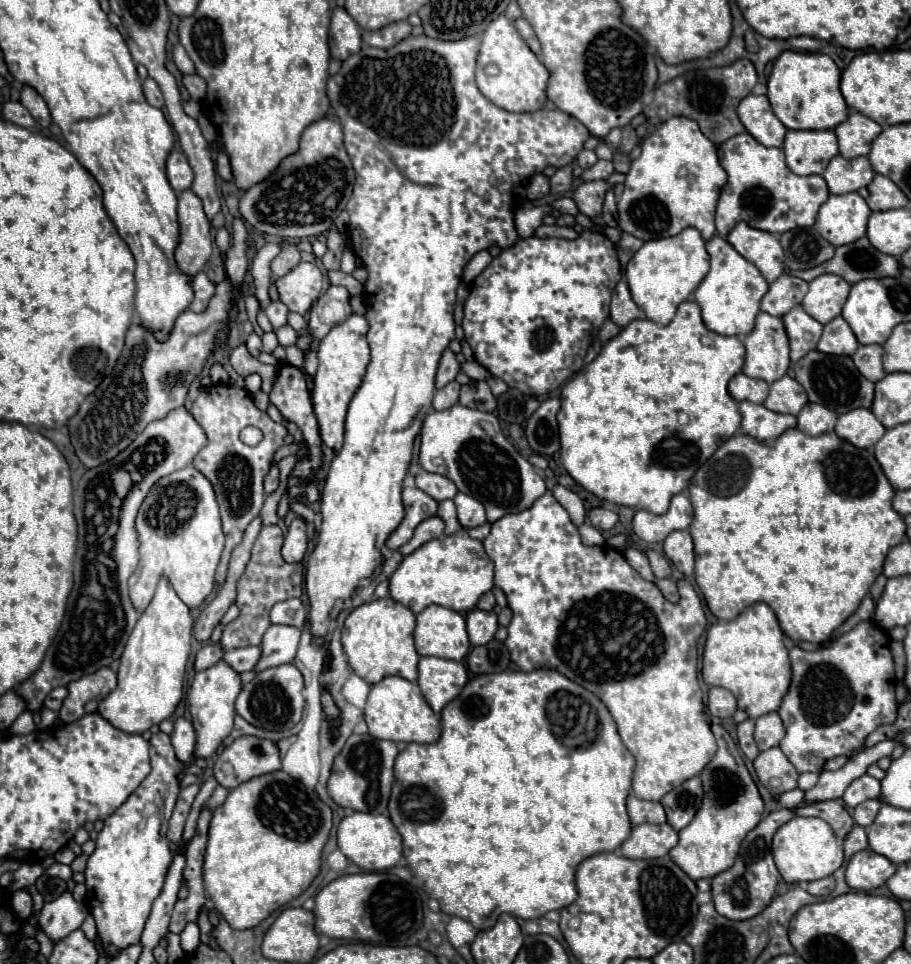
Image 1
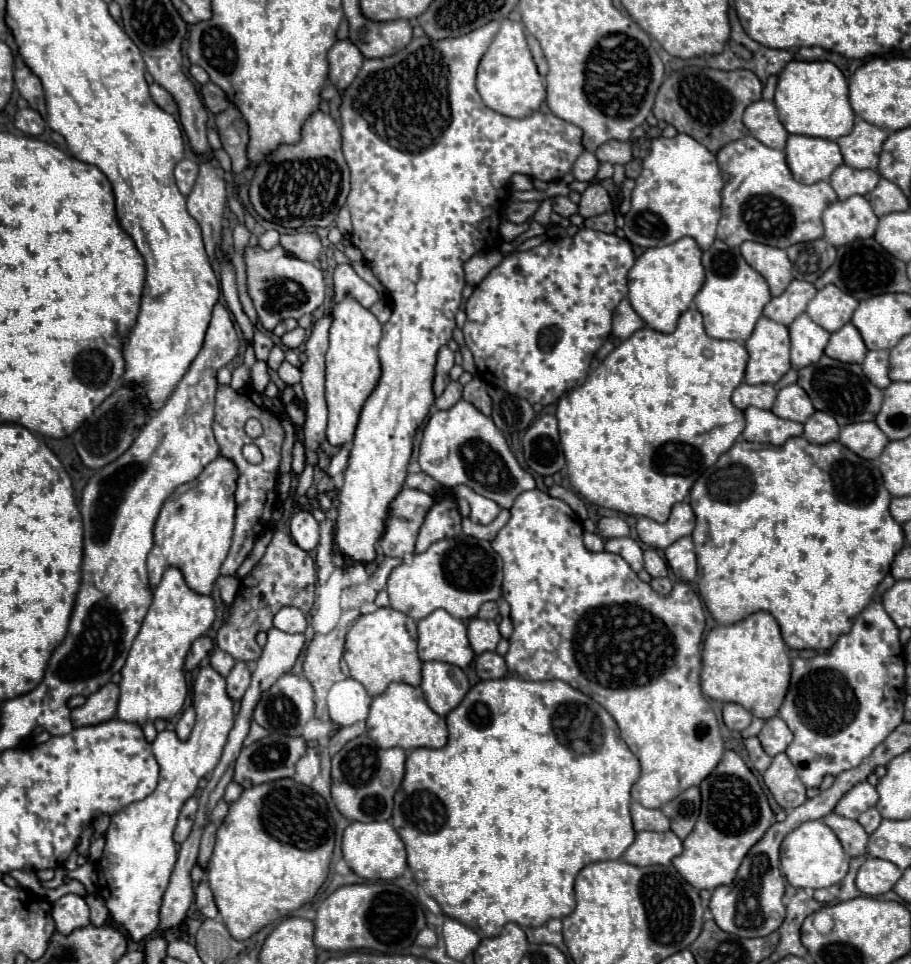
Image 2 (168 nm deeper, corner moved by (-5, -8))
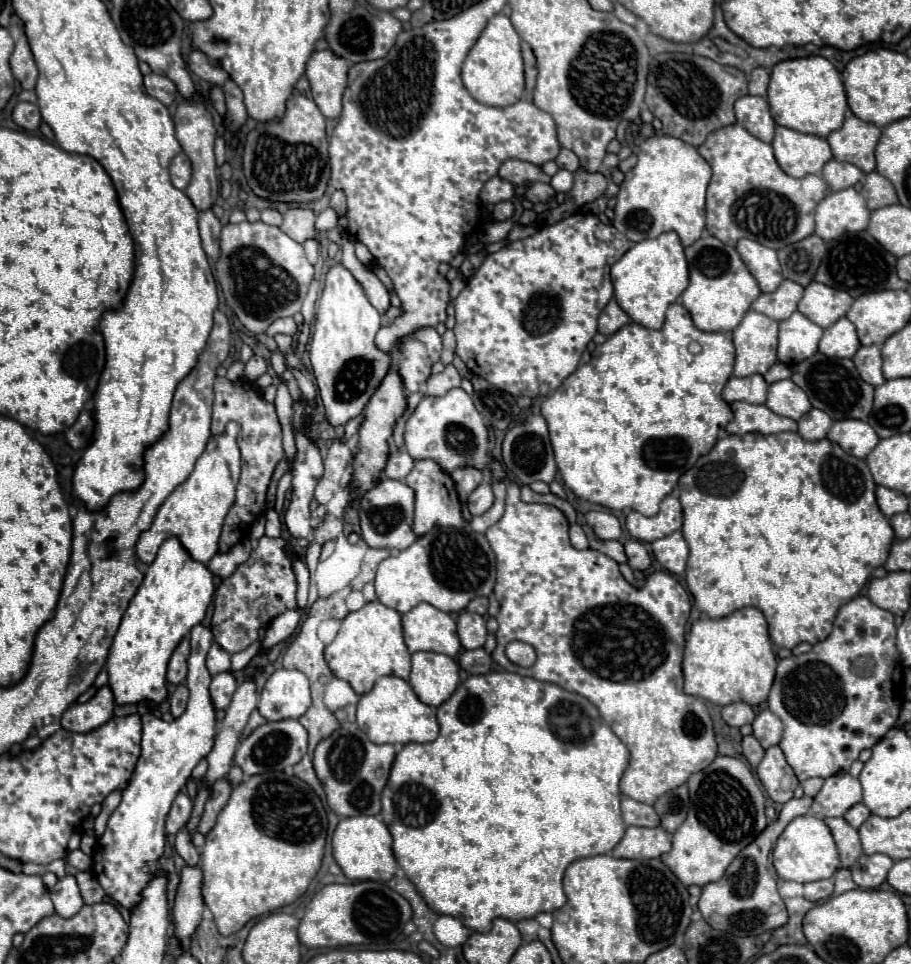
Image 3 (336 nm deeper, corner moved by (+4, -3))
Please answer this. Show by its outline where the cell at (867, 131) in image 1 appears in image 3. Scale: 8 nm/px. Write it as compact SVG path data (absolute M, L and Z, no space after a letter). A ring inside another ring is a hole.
M847 115L843 127L833 131L827 141L837 161L853 163L855 167L861 167L863 173L871 173L875 169L873 153L879 137L879 127L857 119L855 115Z

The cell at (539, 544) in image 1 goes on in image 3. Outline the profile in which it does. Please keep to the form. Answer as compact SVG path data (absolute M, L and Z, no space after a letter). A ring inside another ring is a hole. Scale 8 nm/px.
M507 483L505 513L485 533L497 557L497 583L493 592L501 603L493 661L507 671L585 695L631 753L629 767L621 777L621 793L653 805L665 791L687 783L689 775L703 771L717 755L713 723L703 699L683 693L681 663L691 599L685 587L665 571L649 575L641 589L631 587L611 557L595 549L577 551L569 543L567 527L569 521L563 511L553 505L523 503L519 497L519 483ZM515 639L529 643L535 649L537 661L533 667L517 667L505 657L505 645Z

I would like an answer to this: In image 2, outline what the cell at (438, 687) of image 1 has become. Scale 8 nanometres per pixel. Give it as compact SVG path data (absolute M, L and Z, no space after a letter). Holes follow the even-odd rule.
M424 662L422 664L422 684L420 684L428 706L446 716L452 708L456 708L466 692L470 690L468 676L462 668L446 662Z

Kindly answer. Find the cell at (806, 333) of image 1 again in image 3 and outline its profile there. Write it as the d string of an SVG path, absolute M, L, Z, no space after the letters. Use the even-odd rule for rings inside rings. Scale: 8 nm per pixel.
M795 311L789 319L779 323L779 351L777 357L785 365L797 365L817 351L823 329Z

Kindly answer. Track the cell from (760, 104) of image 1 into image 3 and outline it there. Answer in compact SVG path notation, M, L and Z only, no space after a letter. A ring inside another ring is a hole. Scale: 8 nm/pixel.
M745 95L735 103L737 123L745 127L753 137L771 143L775 137L775 121L769 113L769 103L763 97Z

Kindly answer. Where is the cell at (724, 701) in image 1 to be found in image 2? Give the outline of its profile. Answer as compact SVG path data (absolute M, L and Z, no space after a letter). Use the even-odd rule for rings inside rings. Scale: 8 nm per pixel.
M724 704L724 724L730 728L730 730L744 730L750 726L752 722L752 714L742 708L740 704Z

